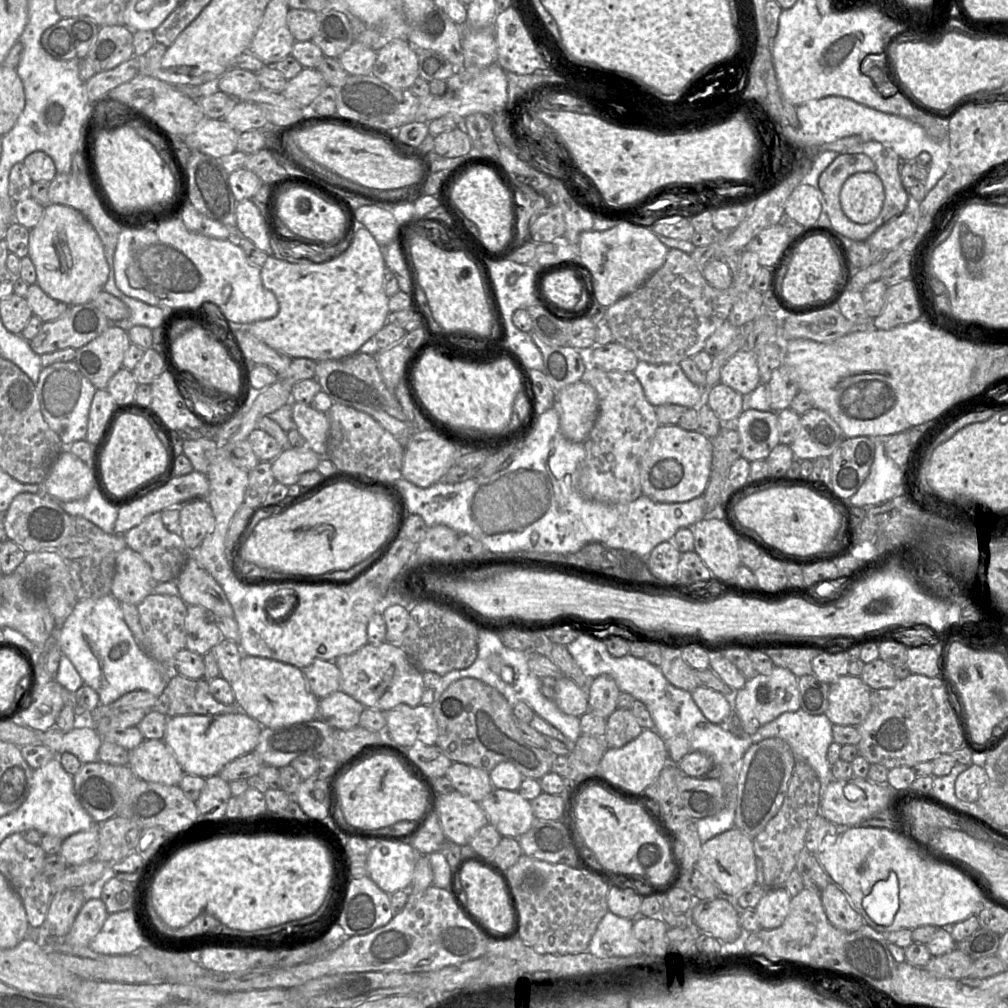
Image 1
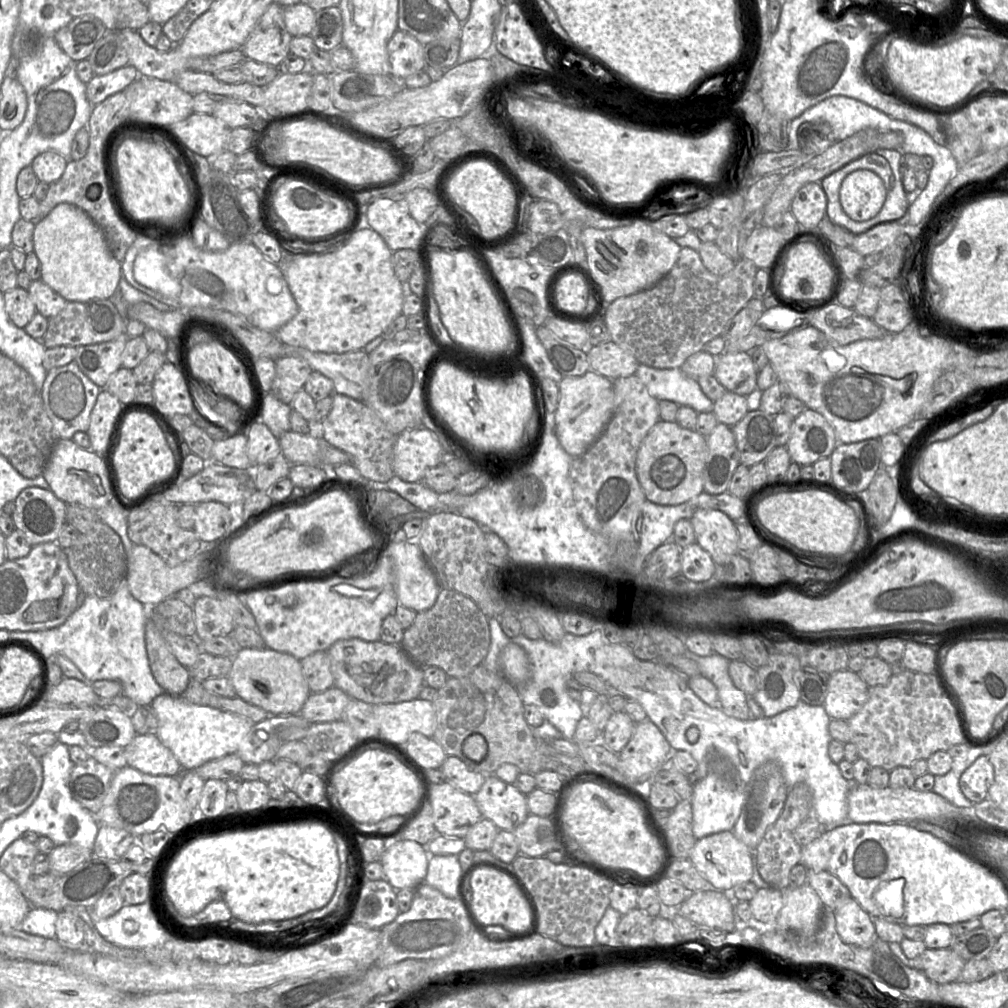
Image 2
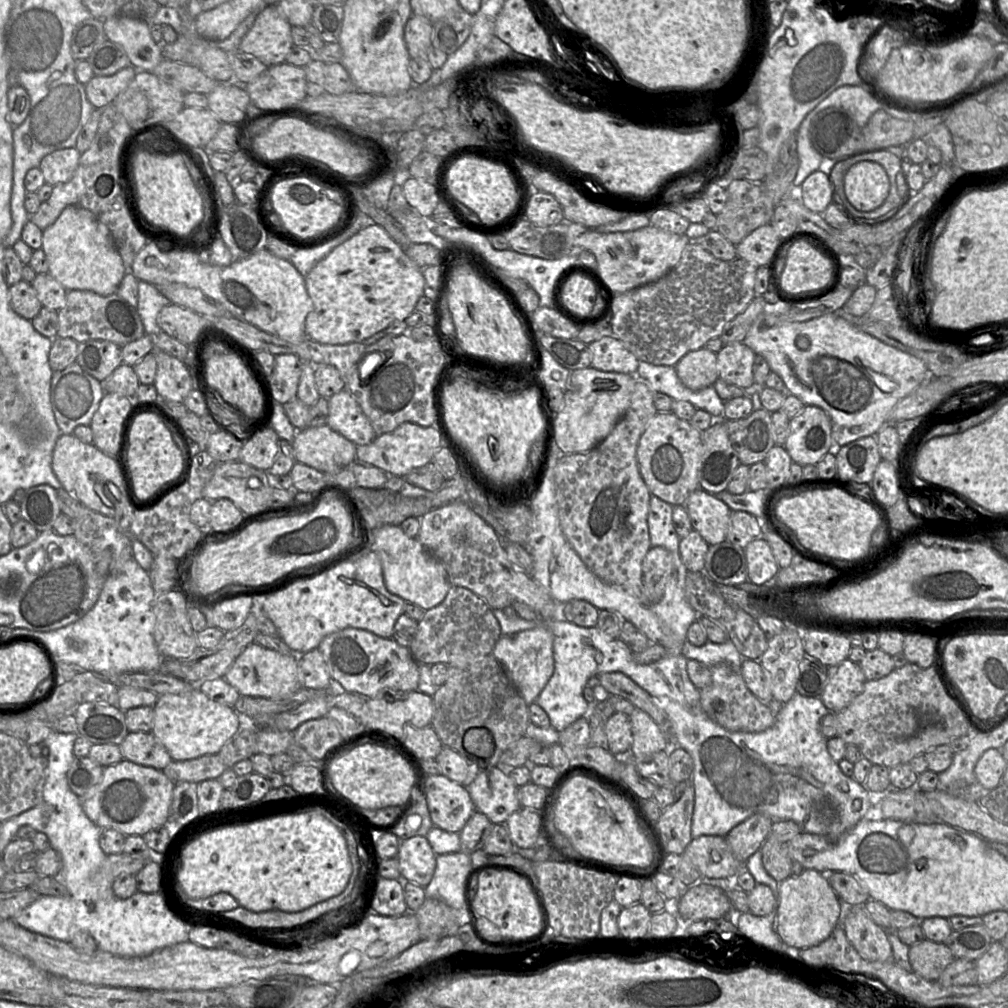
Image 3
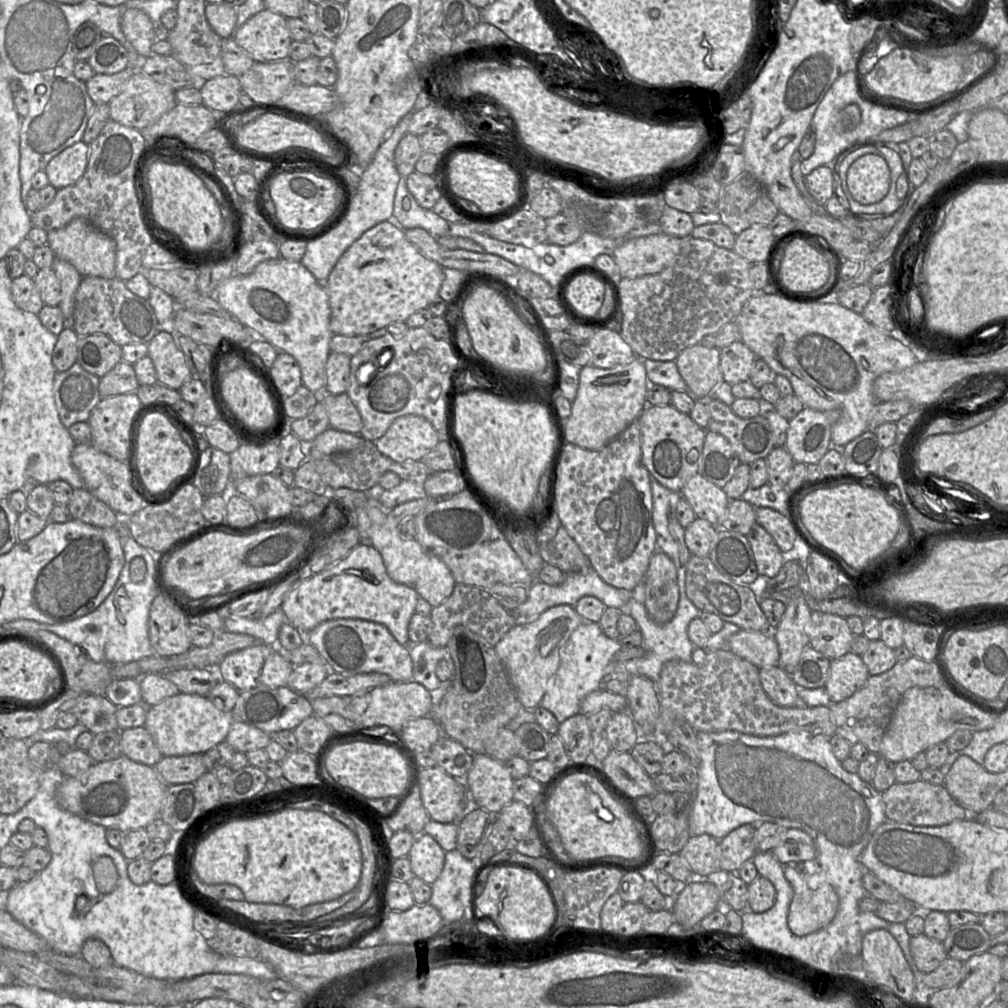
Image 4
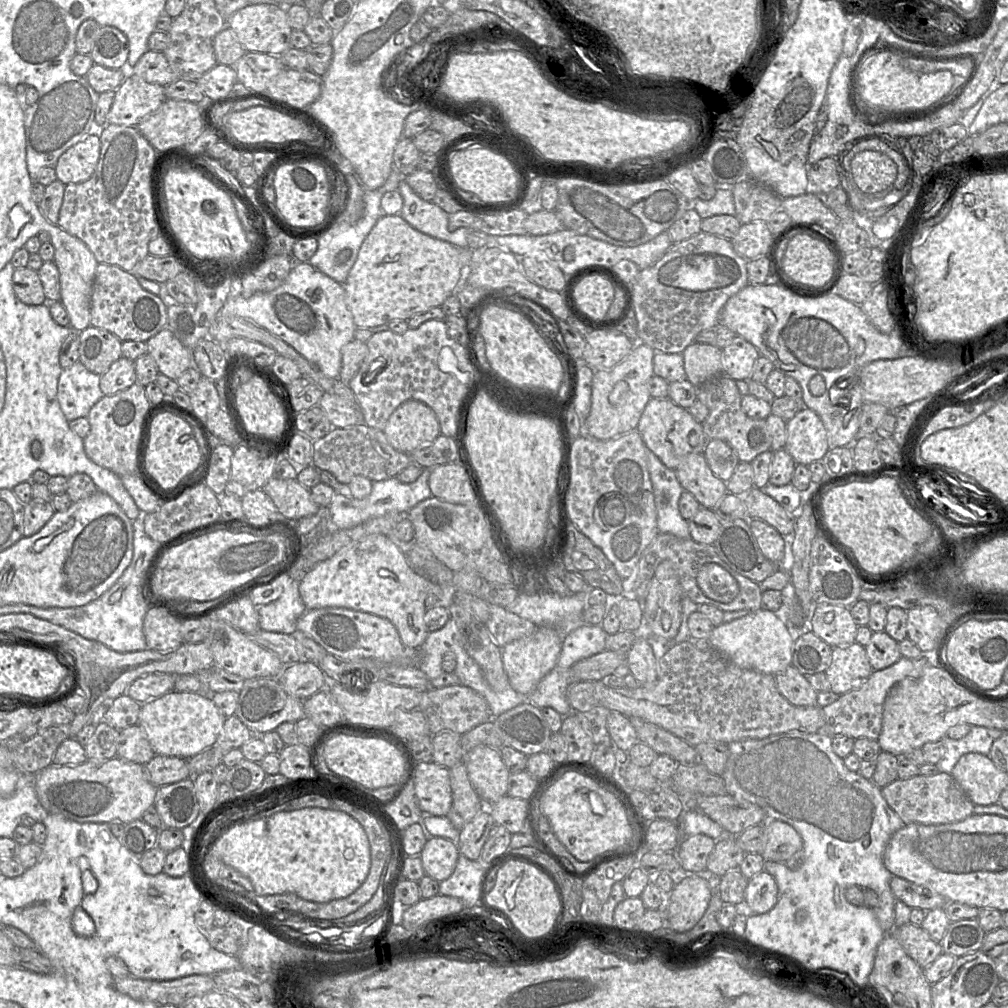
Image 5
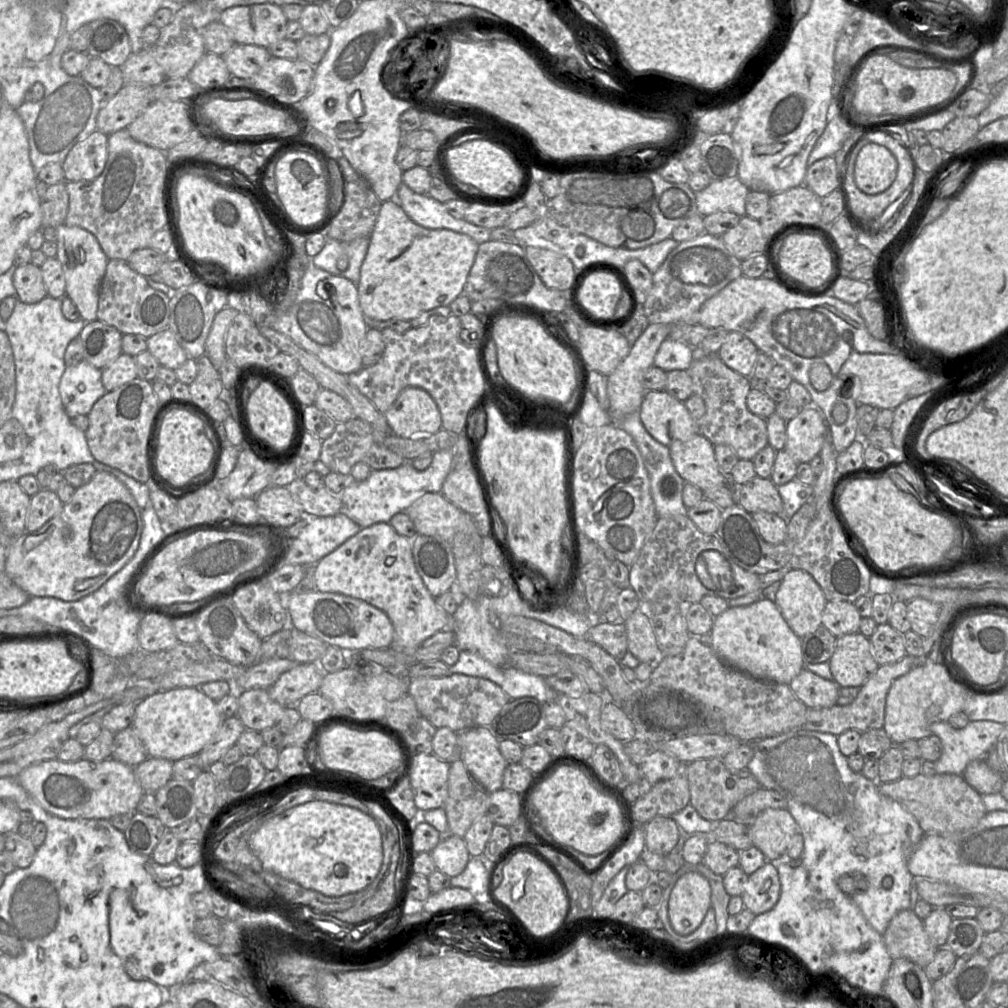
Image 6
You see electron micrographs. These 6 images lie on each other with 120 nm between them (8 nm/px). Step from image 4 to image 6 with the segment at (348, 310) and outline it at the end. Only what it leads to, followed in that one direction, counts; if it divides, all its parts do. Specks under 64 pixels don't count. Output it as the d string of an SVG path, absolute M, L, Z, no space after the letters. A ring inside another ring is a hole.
M390 200L382 202L376 224L369 238L357 290L363 314L377 321L391 319L410 321L425 311L449 306L464 293L464 286L479 246L467 235L447 229L427 229L416 224L400 206Z

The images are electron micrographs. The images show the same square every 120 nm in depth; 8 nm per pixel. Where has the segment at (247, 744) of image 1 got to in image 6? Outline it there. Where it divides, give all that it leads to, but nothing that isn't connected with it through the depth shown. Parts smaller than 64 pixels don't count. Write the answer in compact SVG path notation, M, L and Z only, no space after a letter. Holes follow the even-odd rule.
M180 687L158 691L137 702L131 727L145 746L148 757L176 762L199 754L216 734L221 722L216 701L198 687Z

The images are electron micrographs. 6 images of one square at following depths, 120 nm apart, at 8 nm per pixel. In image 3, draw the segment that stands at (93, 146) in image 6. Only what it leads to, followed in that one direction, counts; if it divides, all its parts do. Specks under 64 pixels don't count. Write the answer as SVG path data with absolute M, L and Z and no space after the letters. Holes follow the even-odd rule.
M75 148L59 149L46 155L39 165L45 182L55 186L70 181L77 169L81 153Z

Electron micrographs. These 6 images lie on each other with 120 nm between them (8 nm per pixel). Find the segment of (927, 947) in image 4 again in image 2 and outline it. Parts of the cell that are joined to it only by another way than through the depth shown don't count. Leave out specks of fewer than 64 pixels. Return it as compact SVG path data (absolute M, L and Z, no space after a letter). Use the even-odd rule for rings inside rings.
M951 948L926 949L921 955L910 959L910 967L923 972L937 984L955 982L965 965L965 960Z

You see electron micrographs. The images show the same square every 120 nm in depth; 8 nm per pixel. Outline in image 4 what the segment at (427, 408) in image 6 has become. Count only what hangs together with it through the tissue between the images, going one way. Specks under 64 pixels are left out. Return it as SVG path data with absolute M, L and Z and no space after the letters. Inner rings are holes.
M408 414L394 420L374 444L383 455L402 462L407 459L421 460L438 444L441 437L427 419Z

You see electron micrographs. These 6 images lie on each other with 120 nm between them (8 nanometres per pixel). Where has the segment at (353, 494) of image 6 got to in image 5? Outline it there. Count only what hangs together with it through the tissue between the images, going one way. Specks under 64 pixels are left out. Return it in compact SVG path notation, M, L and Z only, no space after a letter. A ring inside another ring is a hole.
M423 468L419 477L411 483L402 483L396 477L373 482L371 493L364 499L355 499L342 494L336 494L328 506L331 522L338 529L349 529L370 518L384 516L388 513L407 514L411 508L432 496L428 480L433 468Z

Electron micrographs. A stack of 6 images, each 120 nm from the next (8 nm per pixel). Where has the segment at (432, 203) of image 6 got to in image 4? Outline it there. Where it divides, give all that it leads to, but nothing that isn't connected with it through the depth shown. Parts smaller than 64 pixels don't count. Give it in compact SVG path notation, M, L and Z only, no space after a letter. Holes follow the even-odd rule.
M400 176L393 207L393 221L403 230L421 228L433 237L448 234L449 223L431 209L422 208L406 185L406 178Z

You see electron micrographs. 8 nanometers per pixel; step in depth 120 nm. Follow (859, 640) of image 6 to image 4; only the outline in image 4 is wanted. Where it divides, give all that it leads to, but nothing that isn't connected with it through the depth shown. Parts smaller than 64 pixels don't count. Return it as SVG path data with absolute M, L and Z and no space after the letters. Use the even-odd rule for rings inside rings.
M851 651L840 658L832 659L824 685L830 702L838 703L849 698L865 685L869 675L861 656Z

